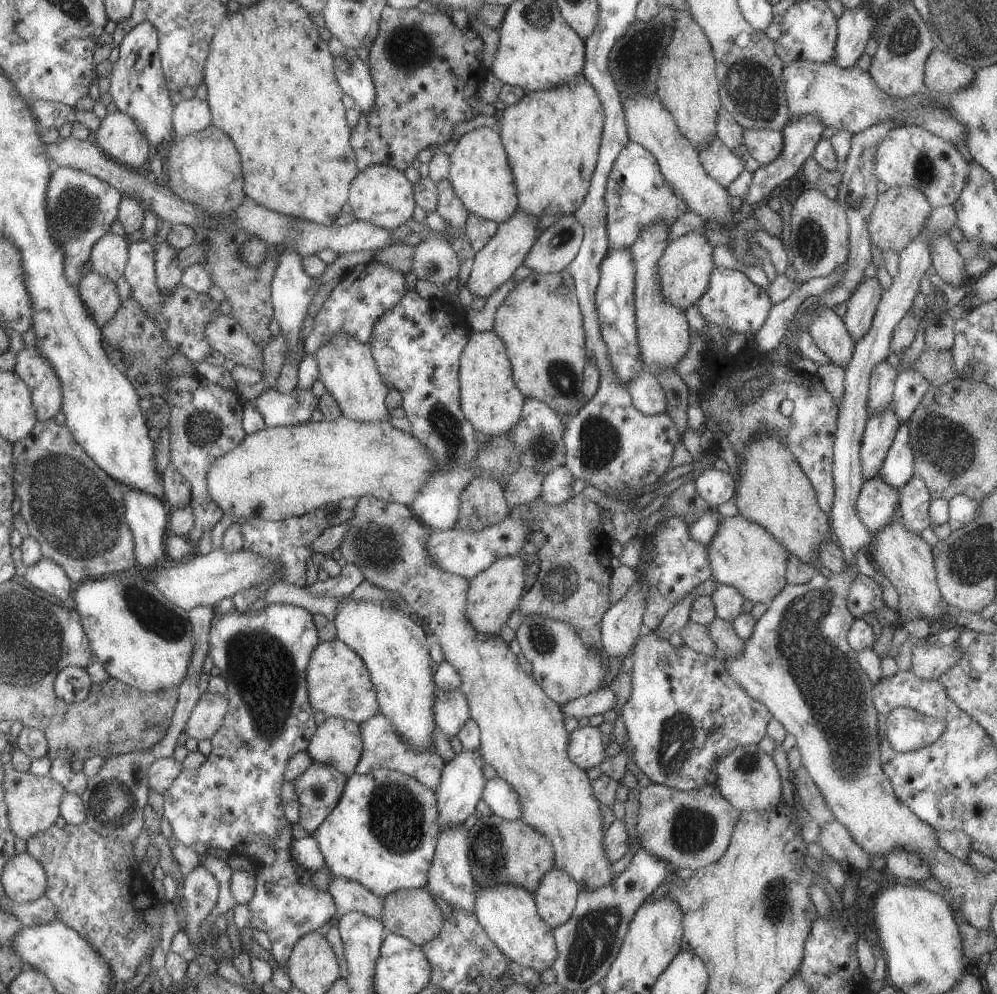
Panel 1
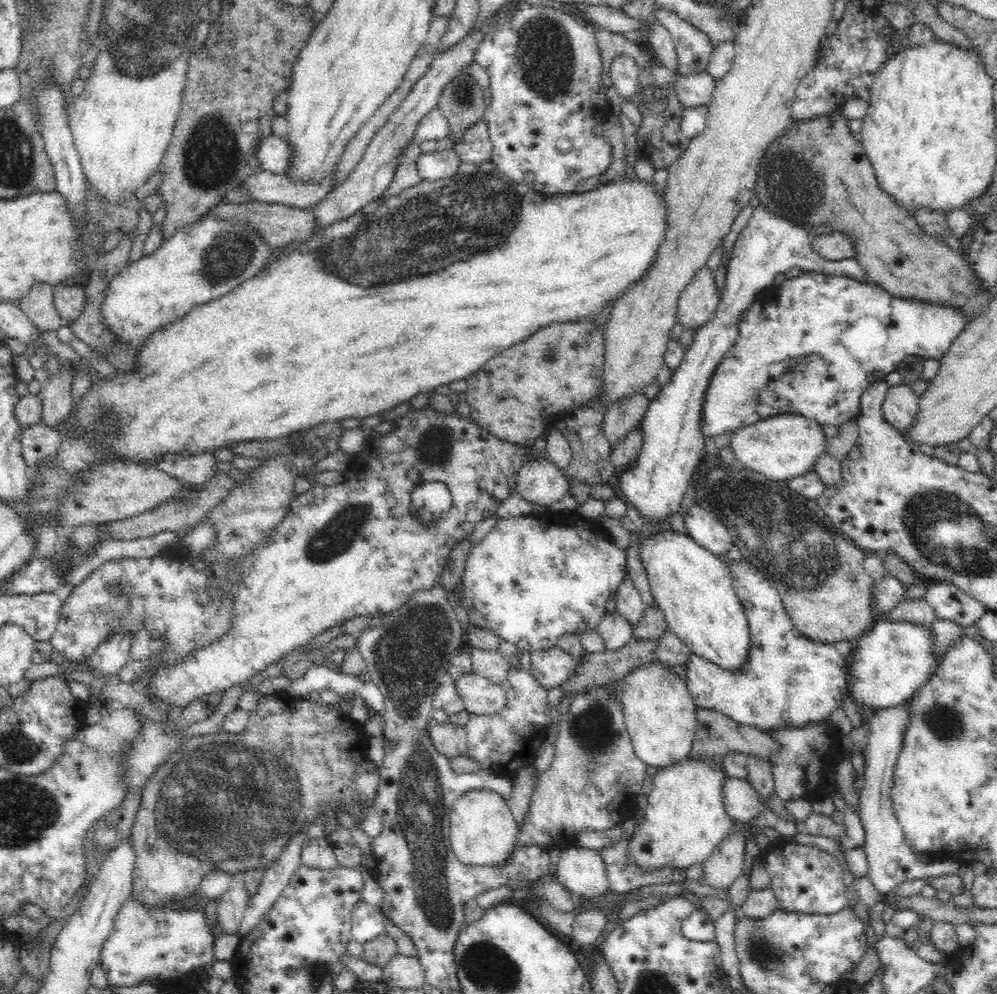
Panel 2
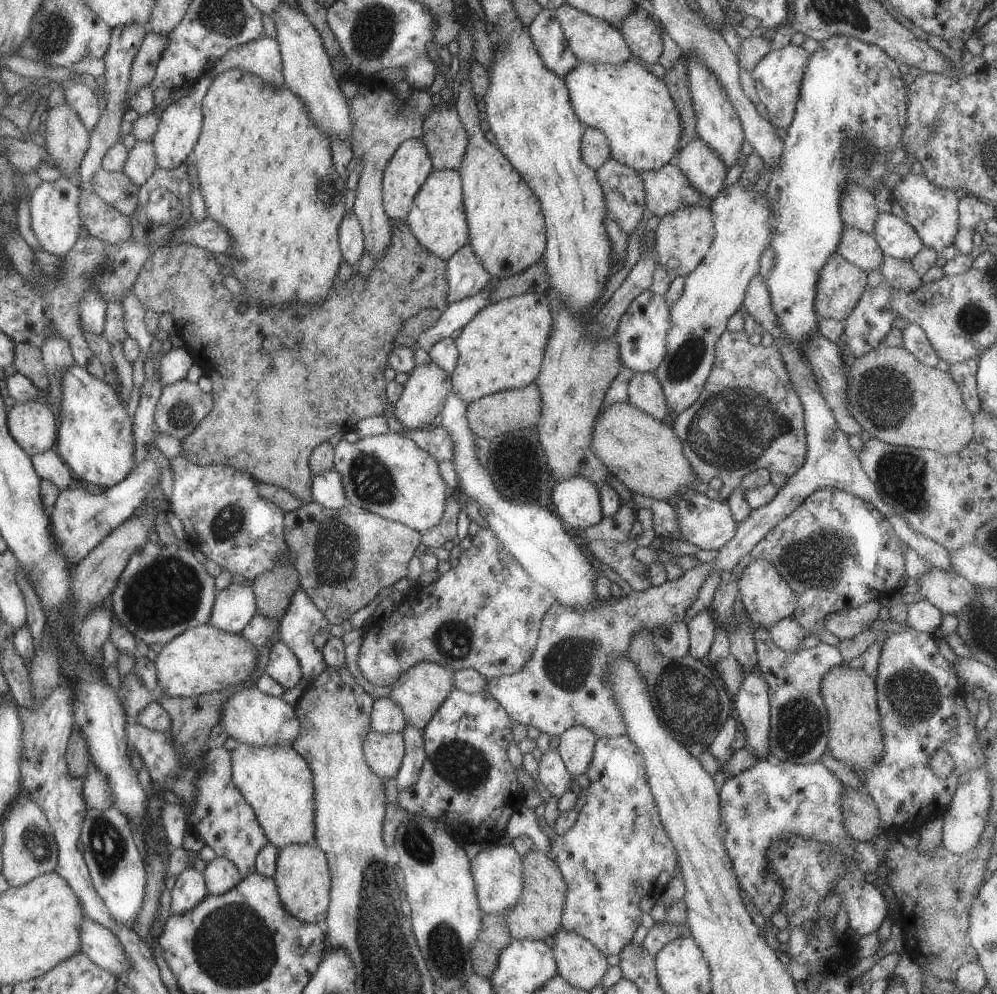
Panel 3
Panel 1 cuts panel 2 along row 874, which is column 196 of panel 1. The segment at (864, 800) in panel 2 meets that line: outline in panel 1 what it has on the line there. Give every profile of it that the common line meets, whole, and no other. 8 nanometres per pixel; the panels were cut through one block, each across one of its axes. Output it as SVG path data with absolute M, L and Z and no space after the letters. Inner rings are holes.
M197 866L185 872L179 891L182 891L185 901L185 934L190 940L191 947L194 947L198 942L203 942L198 927L215 906L217 886L217 880L206 868Z

